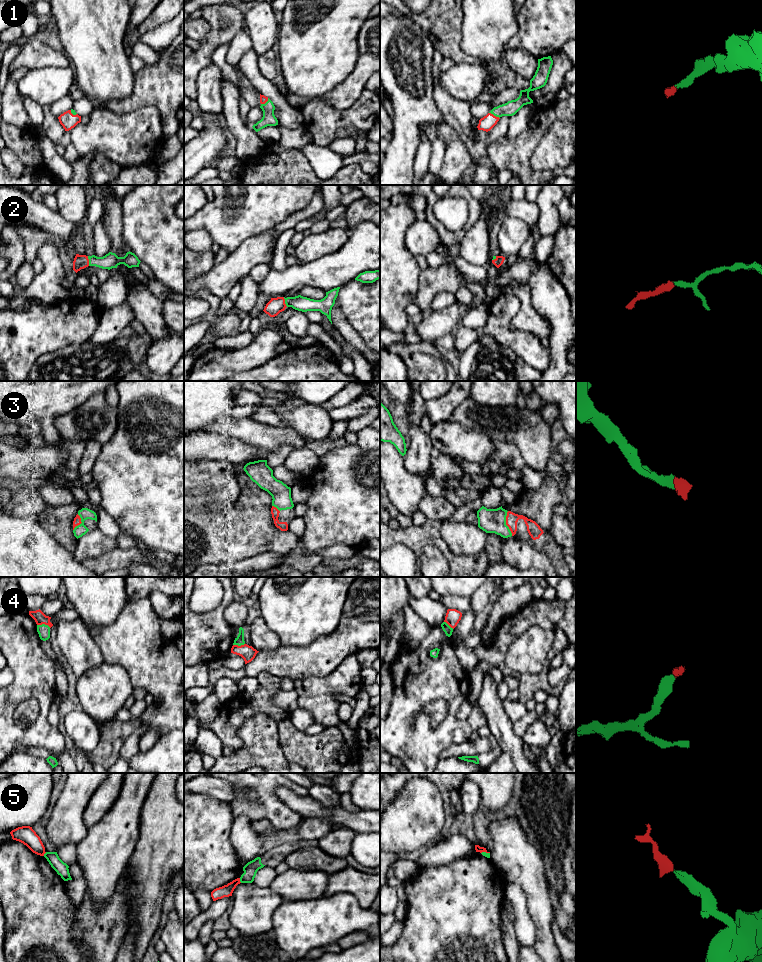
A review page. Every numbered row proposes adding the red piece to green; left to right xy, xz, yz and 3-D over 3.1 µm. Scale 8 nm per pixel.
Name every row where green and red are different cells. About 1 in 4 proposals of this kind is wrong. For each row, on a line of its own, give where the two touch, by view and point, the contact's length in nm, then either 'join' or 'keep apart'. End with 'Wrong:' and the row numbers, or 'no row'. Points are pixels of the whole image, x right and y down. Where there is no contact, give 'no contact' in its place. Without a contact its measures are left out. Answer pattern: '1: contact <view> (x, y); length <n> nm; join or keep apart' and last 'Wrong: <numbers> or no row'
1: contact yz (494, 115); length 100 nm; join
2: contact xy (89, 261); length 80 nm; join
3: contact yz (505, 523); length 200 nm; join
4: contact xy (44, 624); length 110 nm; join
5: contact xz (240, 880); length 40 nm; keep apart
Wrong: 5

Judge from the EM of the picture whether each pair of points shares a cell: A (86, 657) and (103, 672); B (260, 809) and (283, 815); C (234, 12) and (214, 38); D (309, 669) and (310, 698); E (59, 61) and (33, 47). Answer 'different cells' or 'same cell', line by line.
A: different cells
B: same cell
C: same cell
D: different cells
E: same cell

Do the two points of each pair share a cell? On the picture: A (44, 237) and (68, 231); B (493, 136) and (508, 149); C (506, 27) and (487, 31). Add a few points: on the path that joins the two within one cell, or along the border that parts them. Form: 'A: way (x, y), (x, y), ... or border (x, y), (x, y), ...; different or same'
A: border (37, 225), (48, 232), (69, 240); different
B: border (505, 135), (498, 138), (488, 148); different
C: way (501, 27), (492, 27); same

